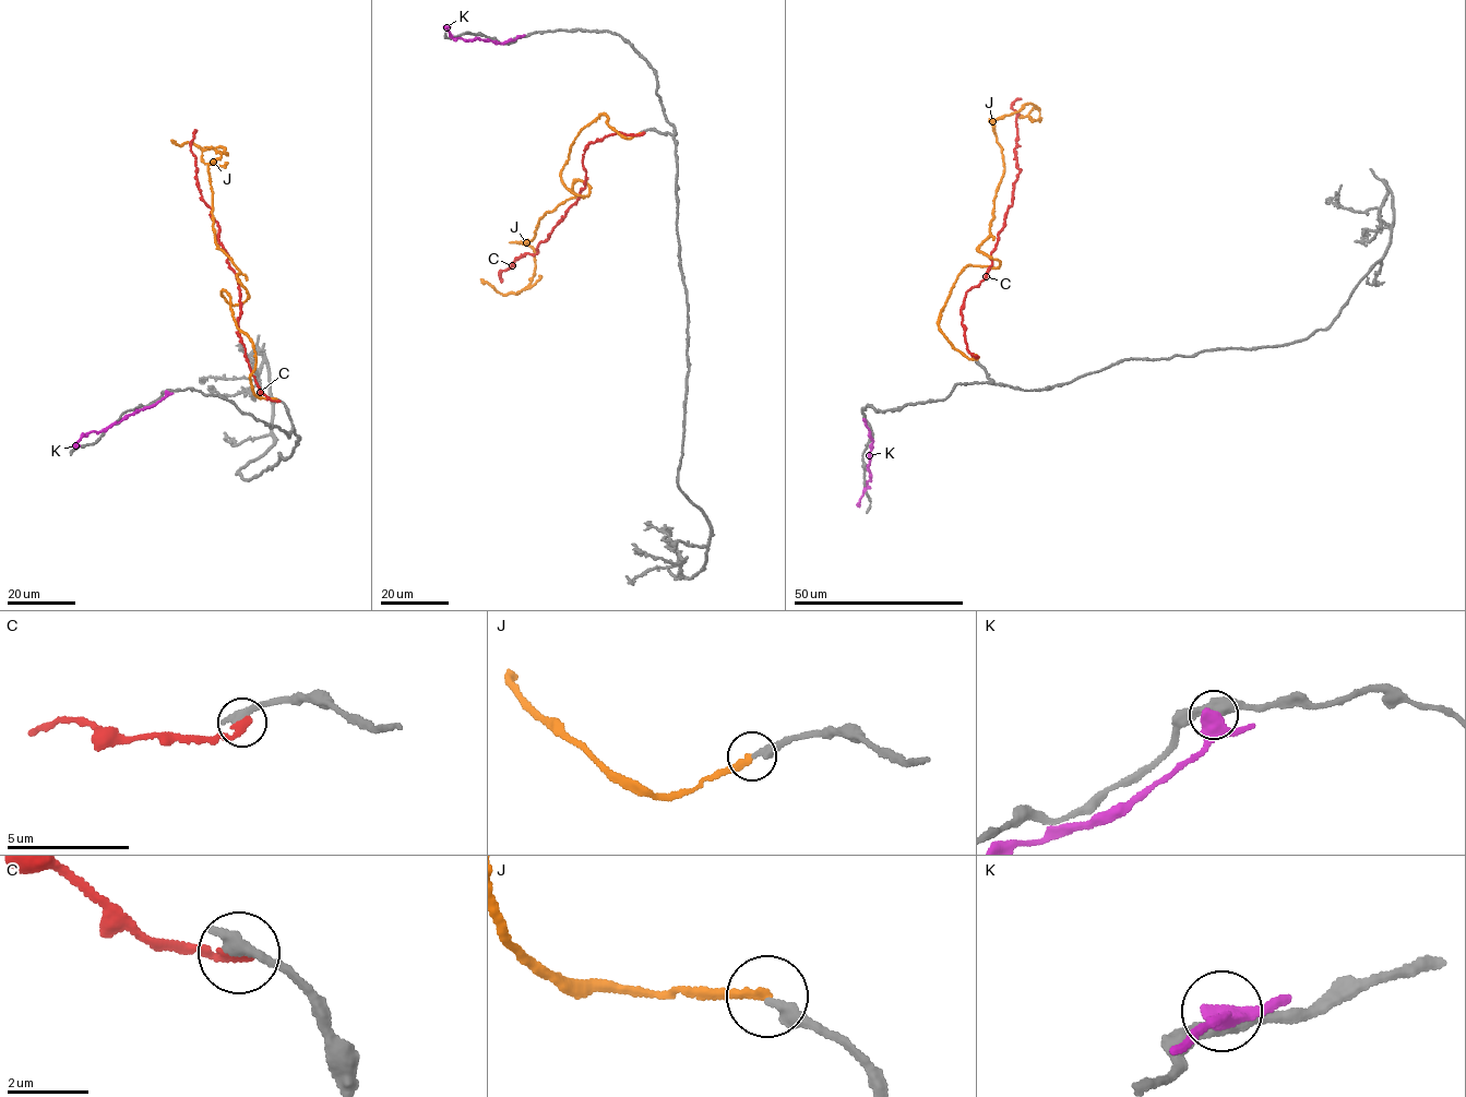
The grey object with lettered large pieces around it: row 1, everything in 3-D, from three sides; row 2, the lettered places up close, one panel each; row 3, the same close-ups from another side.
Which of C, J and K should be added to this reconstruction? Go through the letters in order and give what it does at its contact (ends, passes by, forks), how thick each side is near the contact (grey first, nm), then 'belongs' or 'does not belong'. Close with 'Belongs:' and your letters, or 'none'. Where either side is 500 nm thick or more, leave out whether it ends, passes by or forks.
C: it ends there; 420 nm thick on the grey side, 320 nm on the other; does not belong
J: it ends there; 320 nm thick on the grey side, 220 nm on the other; does not belong
K: it passes by; 440 nm thick on the grey side, 400 nm on the other; does not belong
Belongs: none

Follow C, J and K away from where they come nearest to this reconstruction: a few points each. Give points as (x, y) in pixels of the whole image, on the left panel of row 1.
C: (278, 401), (263, 395), (241, 341), (240, 290), (218, 241), (219, 226), (202, 200), (191, 151), (194, 131)
J: (276, 398), (253, 391), (251, 338), (221, 291), (248, 294), (215, 242), (209, 166), (226, 153), (171, 140)
K: (167, 392), (149, 407), (126, 415), (100, 431), (85, 433), (72, 446)

